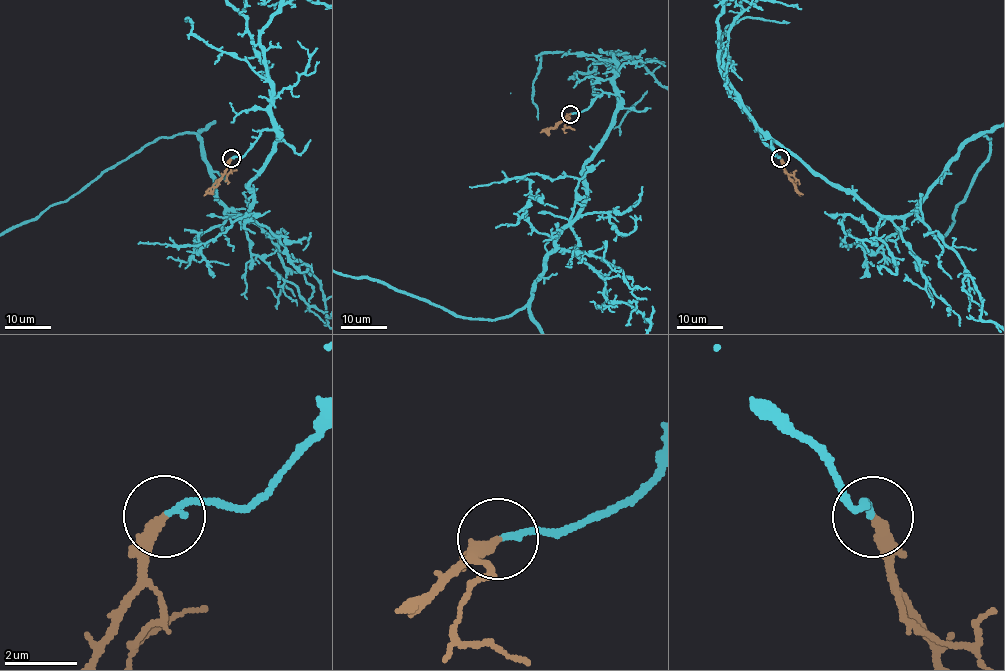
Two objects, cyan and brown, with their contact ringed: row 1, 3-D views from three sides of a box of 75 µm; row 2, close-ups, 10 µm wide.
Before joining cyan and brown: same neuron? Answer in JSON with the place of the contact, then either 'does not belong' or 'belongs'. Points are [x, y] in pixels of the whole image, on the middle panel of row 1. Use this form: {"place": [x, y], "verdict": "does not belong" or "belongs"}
{"place": [570, 114], "verdict": "belongs"}

